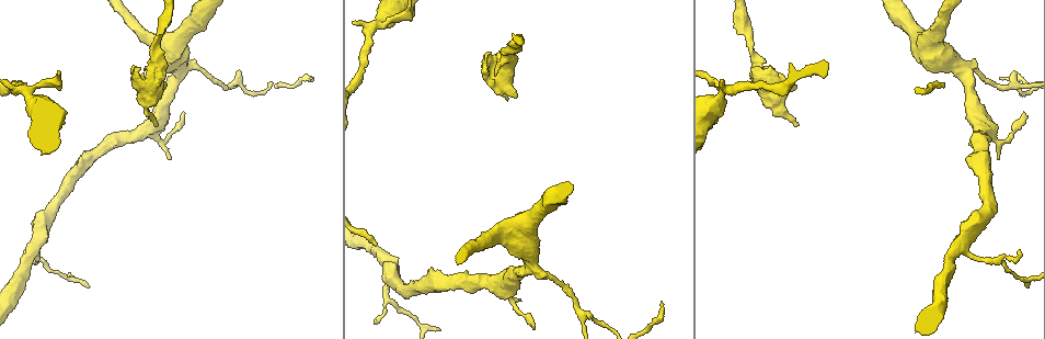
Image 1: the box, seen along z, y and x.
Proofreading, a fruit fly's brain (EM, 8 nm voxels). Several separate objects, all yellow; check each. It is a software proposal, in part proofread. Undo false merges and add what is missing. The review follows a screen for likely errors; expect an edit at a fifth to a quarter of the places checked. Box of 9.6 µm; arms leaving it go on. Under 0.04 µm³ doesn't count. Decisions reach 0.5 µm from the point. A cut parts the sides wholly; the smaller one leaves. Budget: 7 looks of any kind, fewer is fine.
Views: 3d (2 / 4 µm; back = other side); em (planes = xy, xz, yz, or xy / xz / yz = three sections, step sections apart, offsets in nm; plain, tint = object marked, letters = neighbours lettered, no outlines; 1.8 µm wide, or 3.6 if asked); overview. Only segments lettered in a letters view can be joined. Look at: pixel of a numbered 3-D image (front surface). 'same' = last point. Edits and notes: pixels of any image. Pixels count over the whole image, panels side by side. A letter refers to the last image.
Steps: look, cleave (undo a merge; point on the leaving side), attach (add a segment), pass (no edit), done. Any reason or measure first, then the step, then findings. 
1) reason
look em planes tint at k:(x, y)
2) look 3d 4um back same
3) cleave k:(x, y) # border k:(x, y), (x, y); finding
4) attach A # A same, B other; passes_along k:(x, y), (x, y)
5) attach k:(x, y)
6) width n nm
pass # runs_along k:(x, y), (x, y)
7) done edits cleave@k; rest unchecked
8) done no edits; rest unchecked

a fork
look em yz step 8 tint at 1:(234, 84)

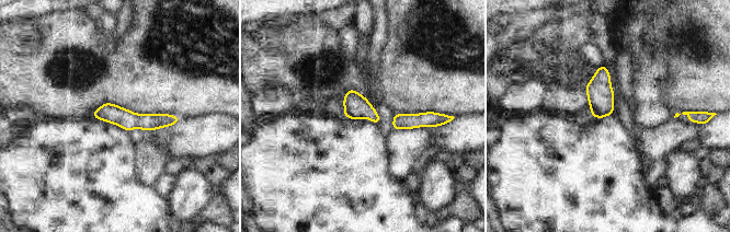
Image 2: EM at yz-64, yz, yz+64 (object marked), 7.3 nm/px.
what lies round it
look em yz step 8 letters same

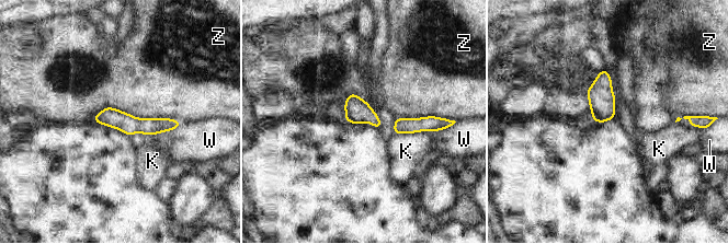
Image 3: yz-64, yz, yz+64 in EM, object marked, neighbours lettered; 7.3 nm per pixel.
pass # K other, W other, Z other; border 3:(94, 115), (114, 107), (181, 123); all the same neuron

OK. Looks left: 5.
tapers out
look 3d 2um at 1:(662, 303)

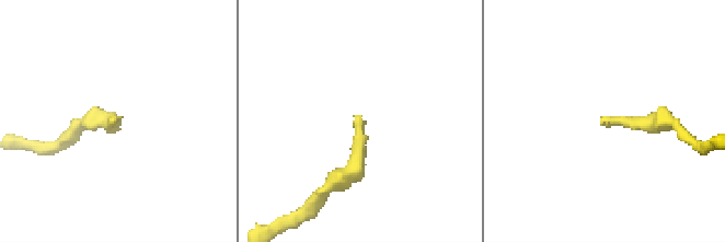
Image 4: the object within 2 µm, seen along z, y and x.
look em xy step 8 letters at 4:(600, 118)

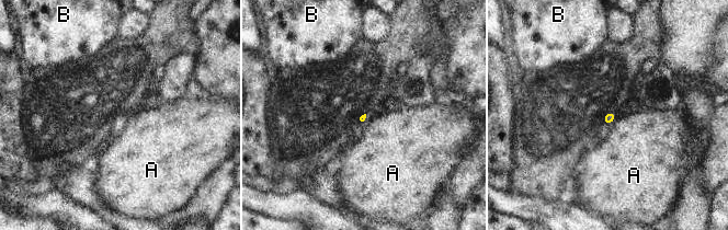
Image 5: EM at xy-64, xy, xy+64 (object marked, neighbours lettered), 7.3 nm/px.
look em planes letters same

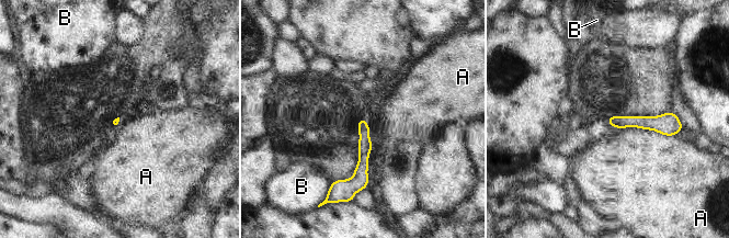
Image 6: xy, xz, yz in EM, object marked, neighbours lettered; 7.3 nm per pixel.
longest_contact A 400 nm
pass # A other, B other; no lettered segment goes on from it

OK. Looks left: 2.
look em planes letters at 1:(131, 67)

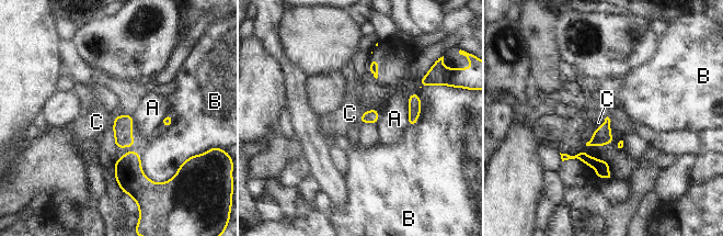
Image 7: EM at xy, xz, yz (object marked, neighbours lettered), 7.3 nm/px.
pass # A other, B other, C other; border 7:(607, 116), (595, 128); none of them fits

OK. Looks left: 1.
done no edits; rest unchecked

